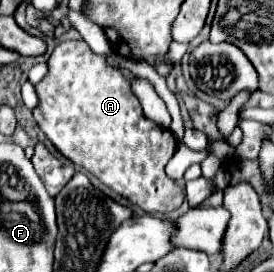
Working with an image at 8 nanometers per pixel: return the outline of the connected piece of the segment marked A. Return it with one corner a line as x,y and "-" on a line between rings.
67,40
55,46
53,54
49,56
49,74
35,86
35,92
39,96
39,104
33,110
33,118
65,158
77,166
83,166
107,188
125,196
131,204
137,204
149,214
167,214
183,204
185,190
165,174
165,166
177,150
173,132
155,124
143,114
143,108
123,74
111,68
107,60
95,54
83,40

